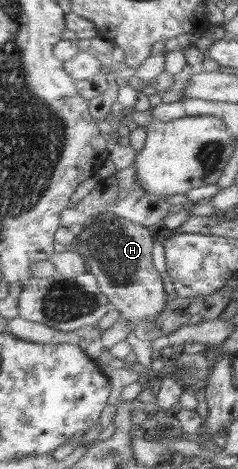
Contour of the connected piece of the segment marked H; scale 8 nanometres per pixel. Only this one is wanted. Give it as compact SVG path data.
M112 213L93 216L78 230L78 242L72 249L85 257L86 270L96 276L101 291L112 308L120 312L120 320L143 322L158 318L165 310L167 294L159 270L153 266L153 241L158 231Z

